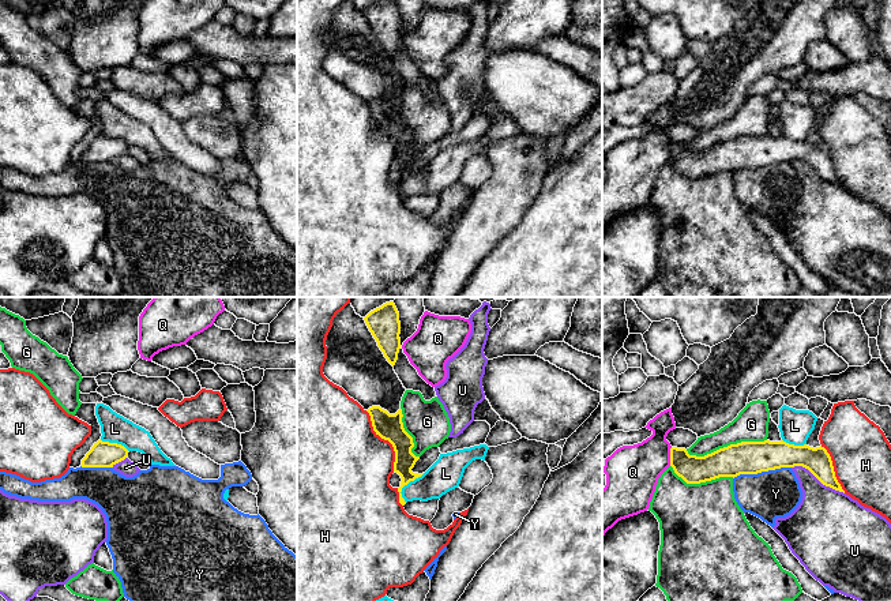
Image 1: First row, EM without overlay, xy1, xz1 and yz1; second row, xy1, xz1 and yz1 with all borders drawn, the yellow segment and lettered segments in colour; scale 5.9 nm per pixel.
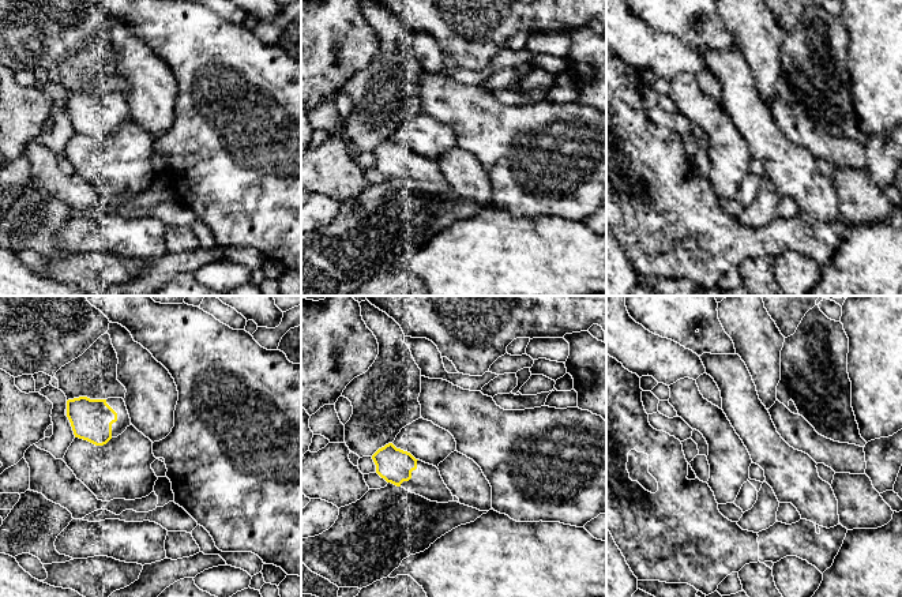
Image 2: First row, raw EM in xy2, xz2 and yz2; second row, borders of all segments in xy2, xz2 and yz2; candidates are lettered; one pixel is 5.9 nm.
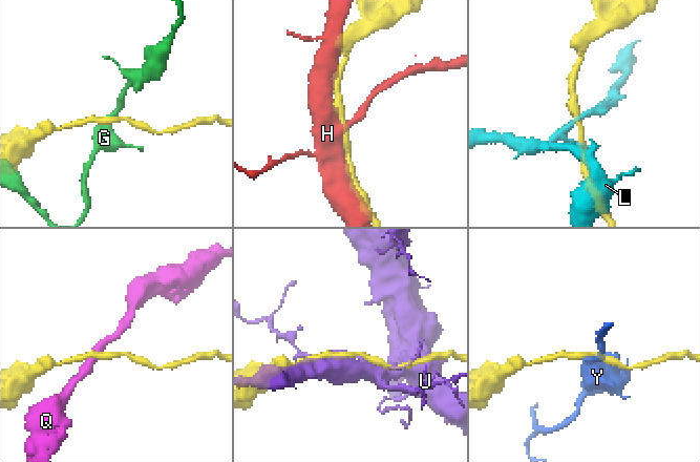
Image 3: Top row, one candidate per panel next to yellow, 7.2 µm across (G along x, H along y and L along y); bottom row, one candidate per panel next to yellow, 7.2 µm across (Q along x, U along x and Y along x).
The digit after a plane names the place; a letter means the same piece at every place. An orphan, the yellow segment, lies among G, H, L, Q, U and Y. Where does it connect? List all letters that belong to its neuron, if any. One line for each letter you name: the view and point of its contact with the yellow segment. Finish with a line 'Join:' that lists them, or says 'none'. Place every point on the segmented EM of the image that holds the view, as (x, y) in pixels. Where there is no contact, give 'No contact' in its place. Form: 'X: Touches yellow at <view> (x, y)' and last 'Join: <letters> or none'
Join: none

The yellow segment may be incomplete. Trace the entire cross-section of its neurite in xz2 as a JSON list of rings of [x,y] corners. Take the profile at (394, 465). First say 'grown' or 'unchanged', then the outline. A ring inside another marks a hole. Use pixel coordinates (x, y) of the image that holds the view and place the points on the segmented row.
grown | [[[392,443],[379,448],[372,459],[376,473],[387,483],[431,502],[448,503],[454,500],[436,466],[416,459],[410,453],[396,448]]]

